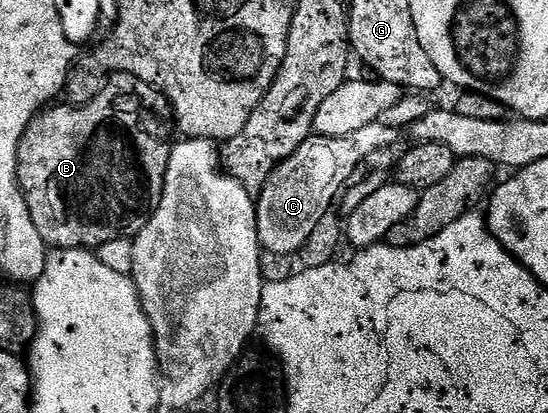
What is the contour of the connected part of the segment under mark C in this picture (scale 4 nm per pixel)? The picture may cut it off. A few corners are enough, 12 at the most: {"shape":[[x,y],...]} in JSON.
{"shape":[[398,129],[314,134],[256,197],[262,249],[300,253]]}

